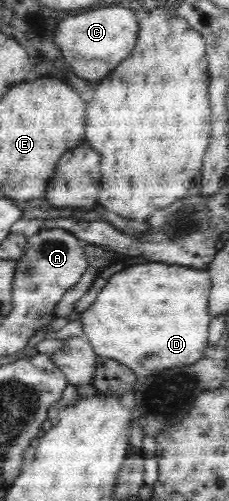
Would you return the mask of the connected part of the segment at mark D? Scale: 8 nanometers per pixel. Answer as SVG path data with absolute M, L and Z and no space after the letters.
M165 262L135 264L135 267L129 266L129 269L125 269L125 271L121 271L121 273L117 273L117 275L111 277L109 285L101 291L101 295L98 295L99 299L83 313L83 317L81 317L81 321L83 321L82 329L85 331L87 340L91 342L92 349L98 357L102 356L118 361L119 364L131 369L140 380L171 367L194 365L203 357L210 354L209 331L207 328L209 327L209 323L211 323L211 312L207 311L207 301L211 286L212 281L208 270L193 269L180 265L167 265Z

